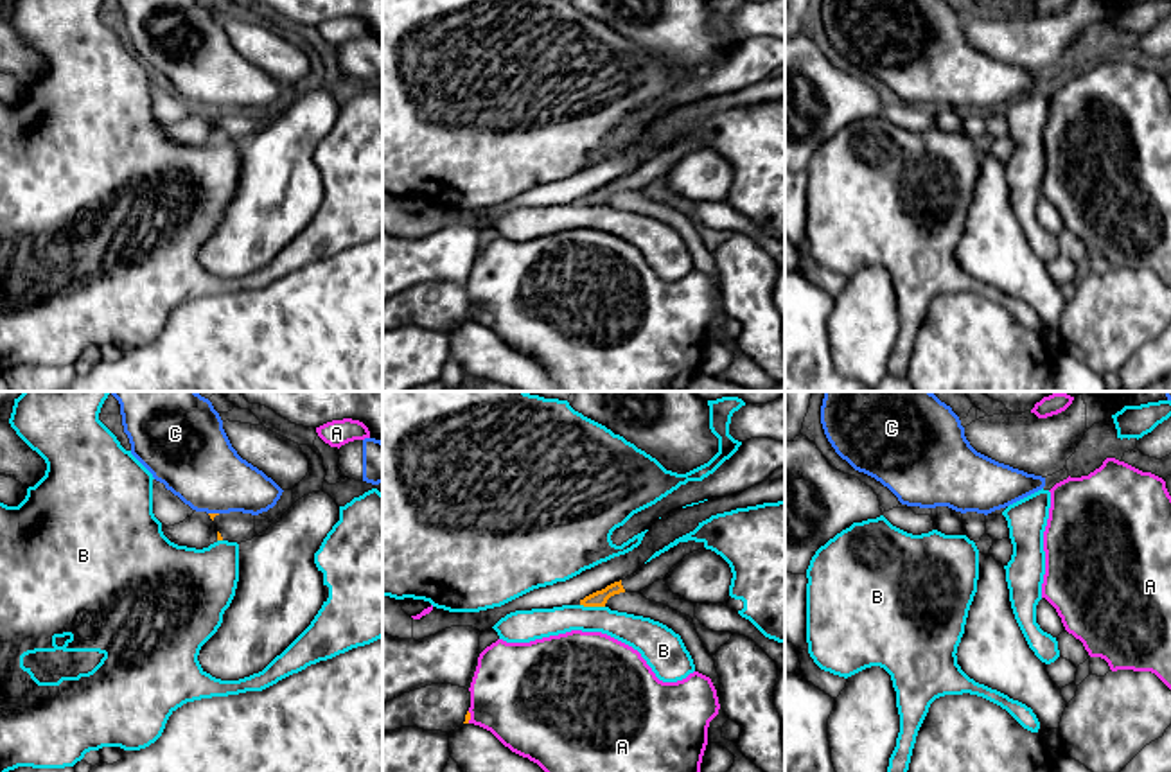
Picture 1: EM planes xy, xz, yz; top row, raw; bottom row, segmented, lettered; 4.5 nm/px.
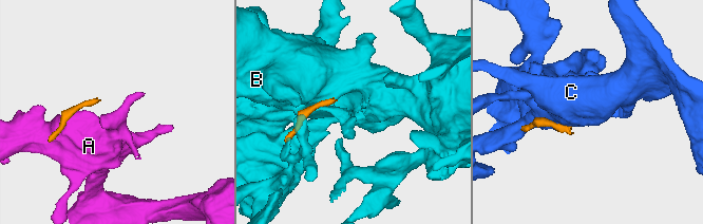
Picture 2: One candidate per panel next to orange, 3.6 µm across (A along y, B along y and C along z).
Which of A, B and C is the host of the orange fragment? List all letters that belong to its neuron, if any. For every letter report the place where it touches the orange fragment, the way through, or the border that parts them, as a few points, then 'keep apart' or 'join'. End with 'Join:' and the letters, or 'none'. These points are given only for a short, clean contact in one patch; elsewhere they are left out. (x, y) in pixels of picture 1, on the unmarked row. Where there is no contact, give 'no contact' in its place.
A: xz (469, 315) | keep apart
B: xz (593, 203) | keep apart
C: xy (214, 112) | along xy (209, 110), (218, 112) | keep apart
Join: none

